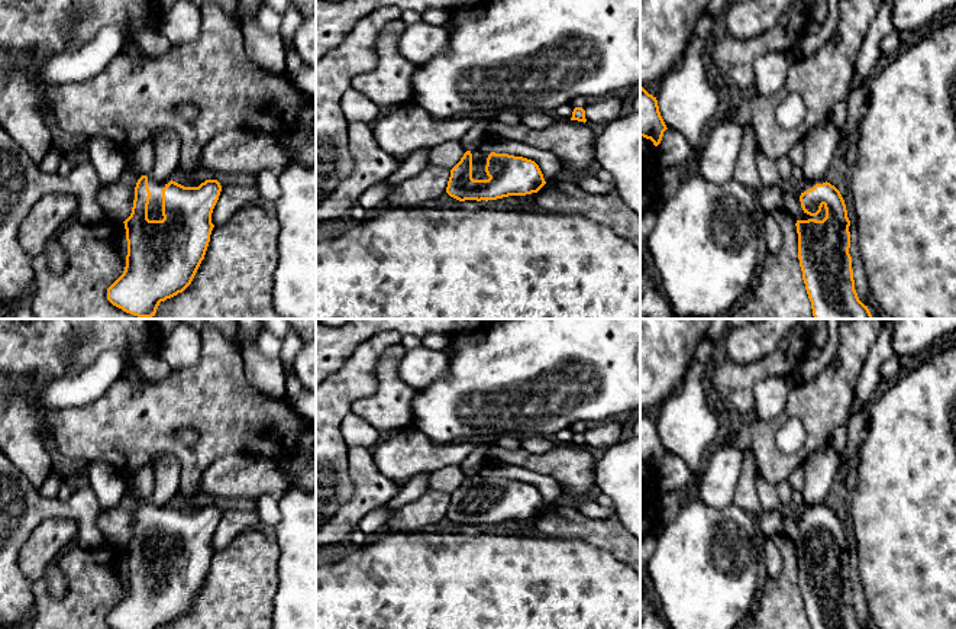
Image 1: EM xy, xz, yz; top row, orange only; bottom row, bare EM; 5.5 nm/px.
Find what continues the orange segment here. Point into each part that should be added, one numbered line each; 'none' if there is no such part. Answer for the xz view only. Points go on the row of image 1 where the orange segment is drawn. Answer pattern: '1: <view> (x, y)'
1: xz (480, 157)

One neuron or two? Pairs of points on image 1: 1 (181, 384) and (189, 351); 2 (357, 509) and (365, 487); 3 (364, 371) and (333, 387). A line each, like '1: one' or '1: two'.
1: two
2: one
3: one

